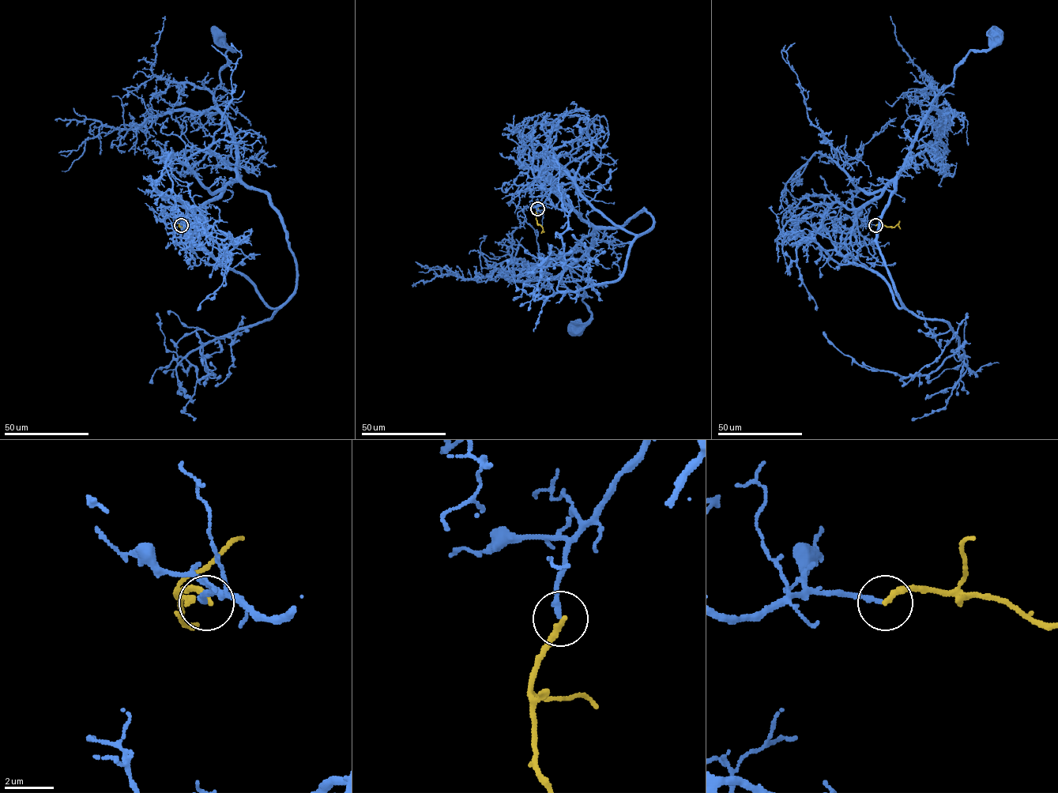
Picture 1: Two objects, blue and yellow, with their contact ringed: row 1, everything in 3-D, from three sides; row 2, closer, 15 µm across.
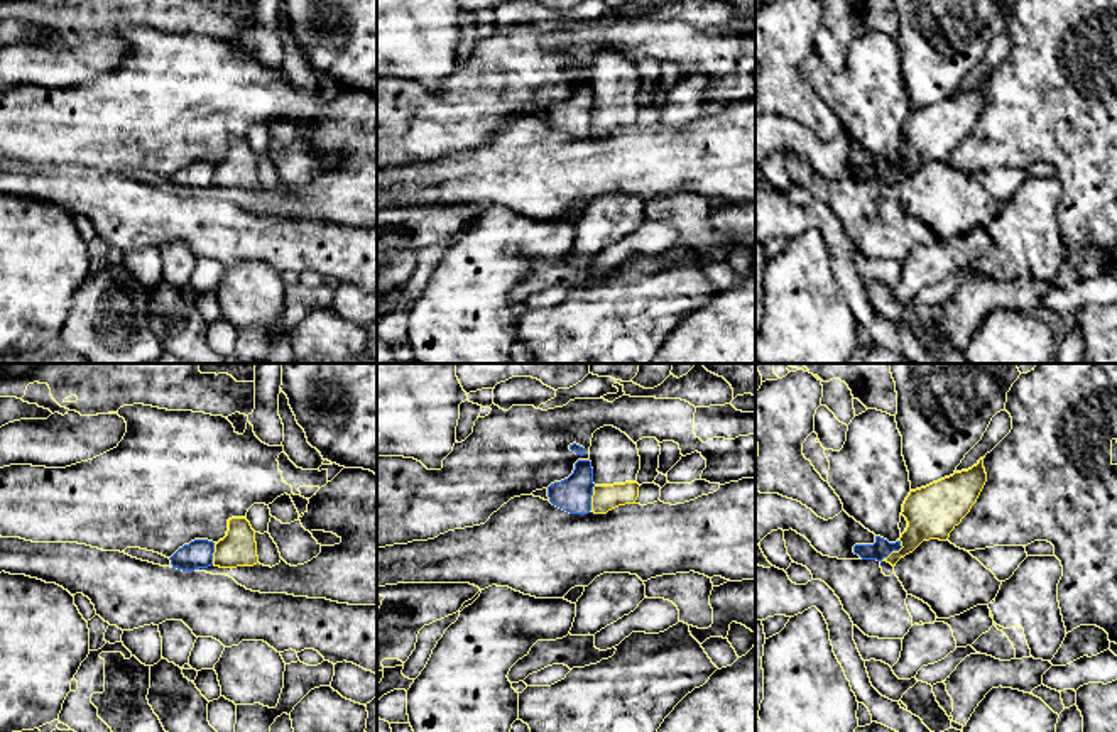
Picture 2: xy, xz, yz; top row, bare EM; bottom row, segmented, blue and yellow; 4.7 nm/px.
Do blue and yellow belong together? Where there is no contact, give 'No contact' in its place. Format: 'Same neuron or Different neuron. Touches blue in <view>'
Different neuron. Touches blue in yz

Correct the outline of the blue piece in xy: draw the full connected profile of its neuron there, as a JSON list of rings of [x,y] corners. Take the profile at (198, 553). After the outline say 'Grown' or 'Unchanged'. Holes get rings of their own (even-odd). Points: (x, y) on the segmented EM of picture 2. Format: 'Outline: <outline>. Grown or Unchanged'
Outline: [[[194,539],[179,548],[169,560],[172,568],[194,571],[213,565],[215,543],[208,539]]]. Unchanged

